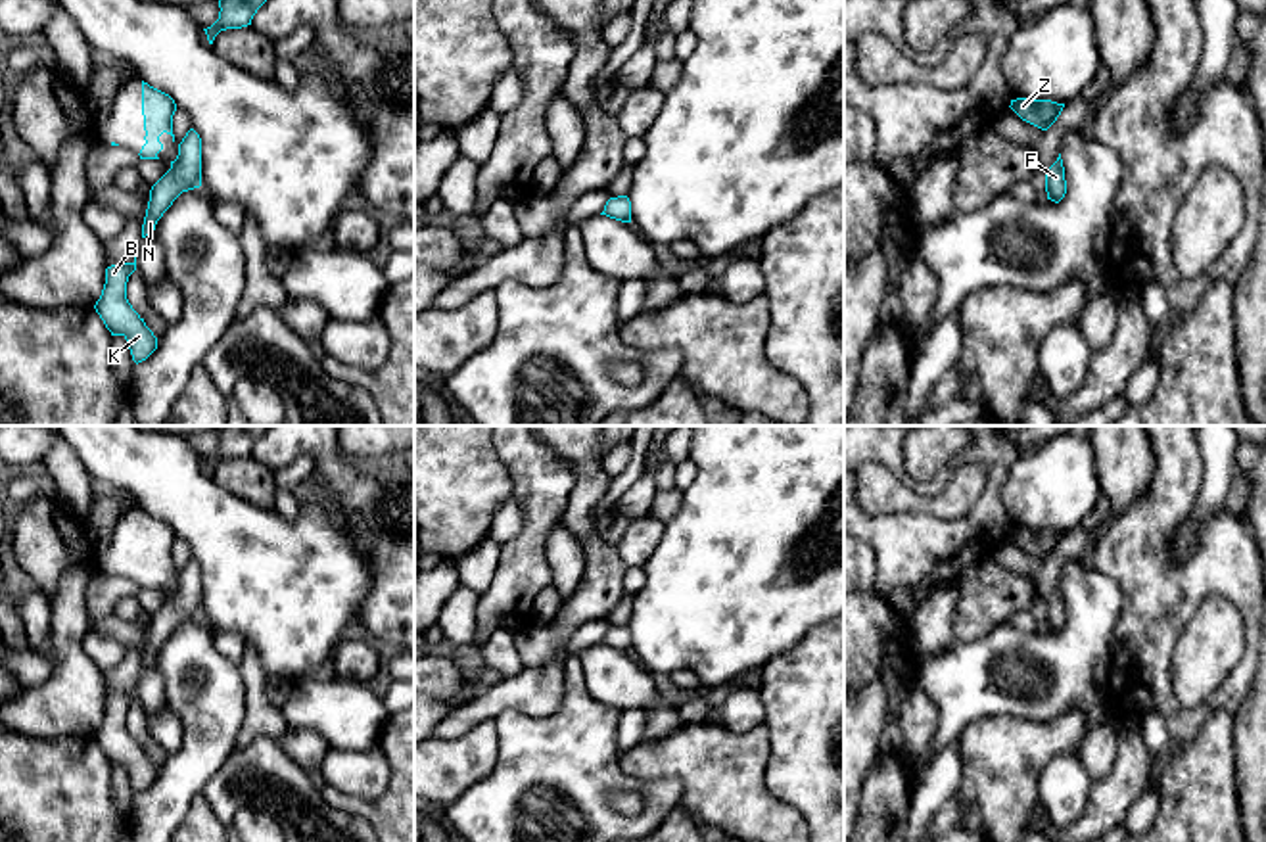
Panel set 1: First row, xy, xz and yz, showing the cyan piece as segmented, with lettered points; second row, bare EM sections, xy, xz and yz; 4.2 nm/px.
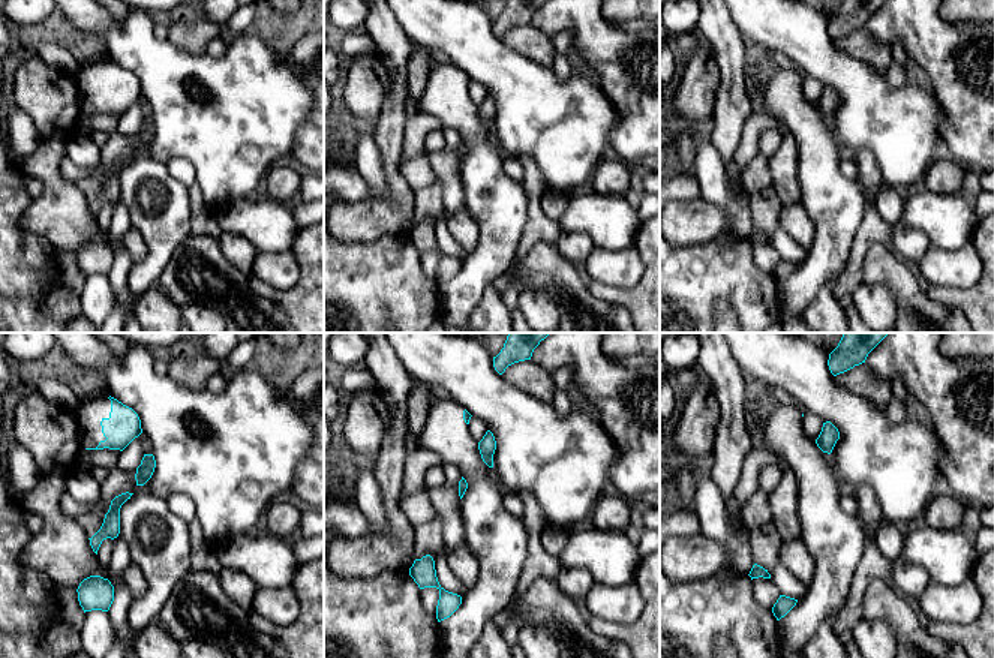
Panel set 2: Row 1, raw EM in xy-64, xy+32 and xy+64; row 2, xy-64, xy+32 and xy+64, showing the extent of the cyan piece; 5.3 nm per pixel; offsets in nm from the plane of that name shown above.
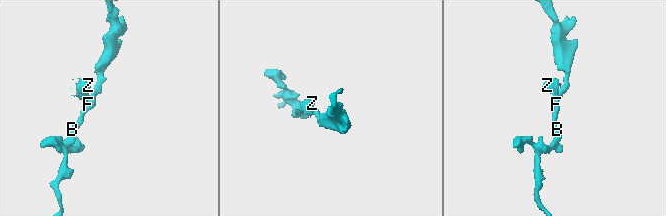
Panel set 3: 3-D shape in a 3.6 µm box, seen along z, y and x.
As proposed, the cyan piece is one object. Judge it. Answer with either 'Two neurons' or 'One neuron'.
Two neurons

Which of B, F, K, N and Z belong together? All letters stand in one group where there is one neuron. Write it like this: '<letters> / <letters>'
B F K N / Z

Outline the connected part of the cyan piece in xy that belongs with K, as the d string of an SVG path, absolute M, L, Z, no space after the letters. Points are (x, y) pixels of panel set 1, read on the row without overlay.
M136 687L132 692L107 696L106 713L94 738L111 765L123 765L127 769L132 790L138 794L157 779L157 767L127 729L127 712L134 700Z

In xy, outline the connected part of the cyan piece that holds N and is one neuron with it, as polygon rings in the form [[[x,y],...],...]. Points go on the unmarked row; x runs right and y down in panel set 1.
[[[190,558],[178,573],[175,595],[152,616],[142,654],[142,667],[153,664],[157,650],[173,631],[188,620],[201,616],[201,568]]]

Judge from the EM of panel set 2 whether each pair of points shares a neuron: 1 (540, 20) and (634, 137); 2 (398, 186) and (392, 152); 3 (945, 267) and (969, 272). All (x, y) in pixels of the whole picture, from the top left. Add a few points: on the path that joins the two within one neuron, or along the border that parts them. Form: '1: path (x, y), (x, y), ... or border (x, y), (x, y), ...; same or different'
1: path (577, 24), (621, 68), (634, 89), (634, 99); same
2: path (393, 177), (392, 161); same
3: path (951, 267), (963, 269); same

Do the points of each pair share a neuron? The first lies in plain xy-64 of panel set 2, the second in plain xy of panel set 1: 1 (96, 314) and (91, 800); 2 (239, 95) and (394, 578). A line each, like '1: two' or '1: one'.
1: two
2: two

